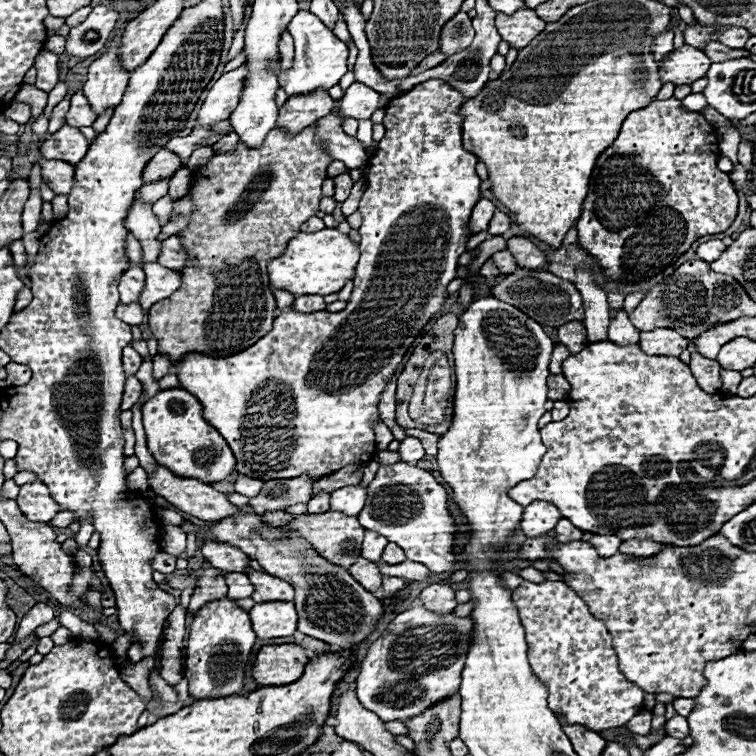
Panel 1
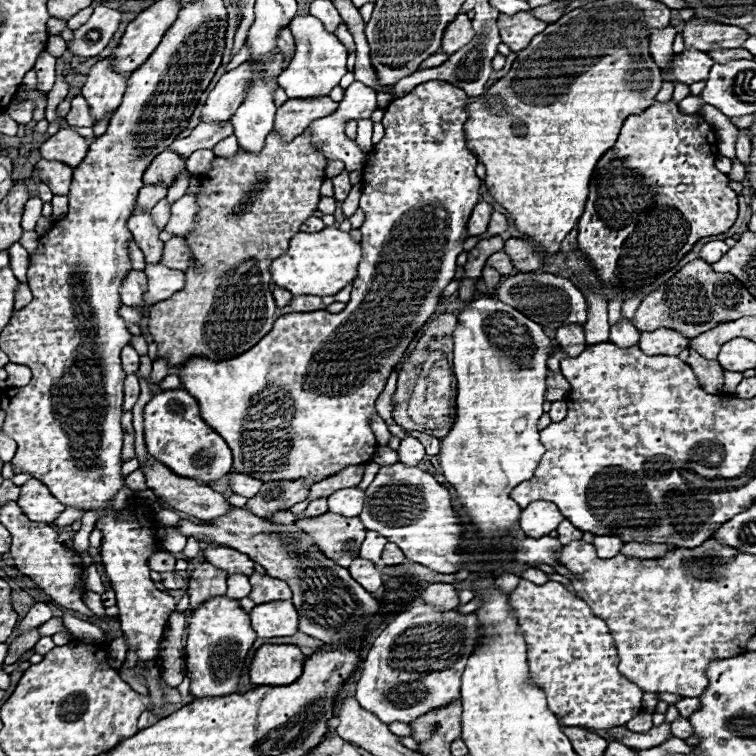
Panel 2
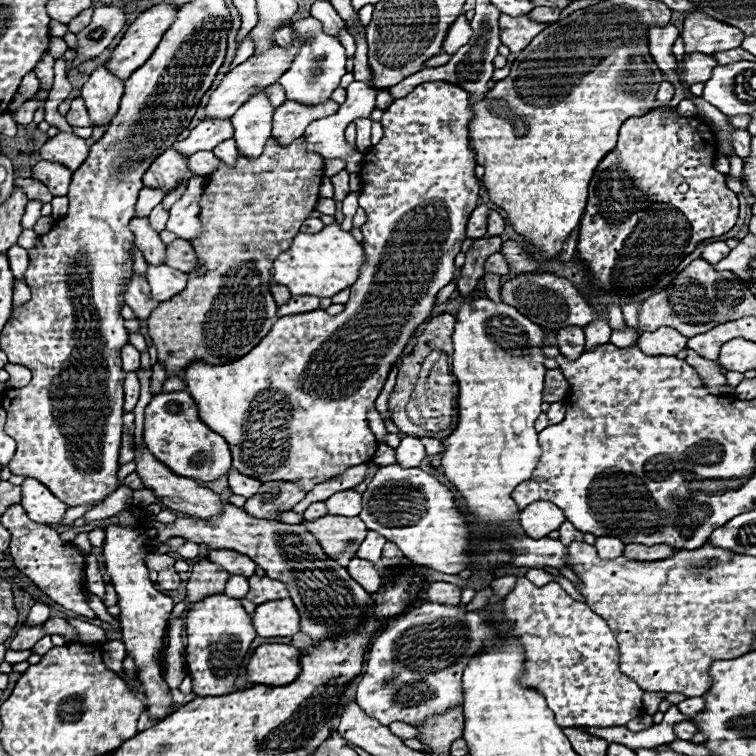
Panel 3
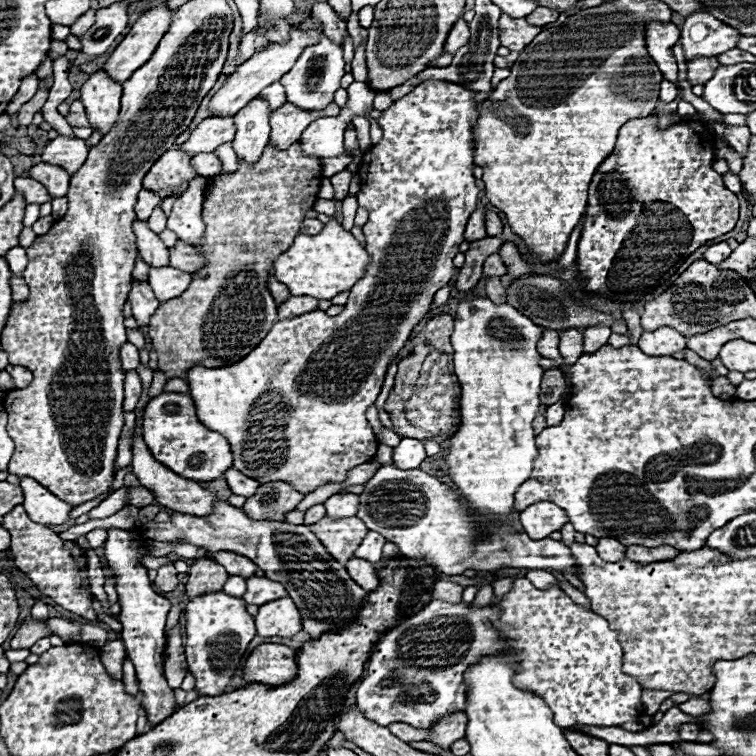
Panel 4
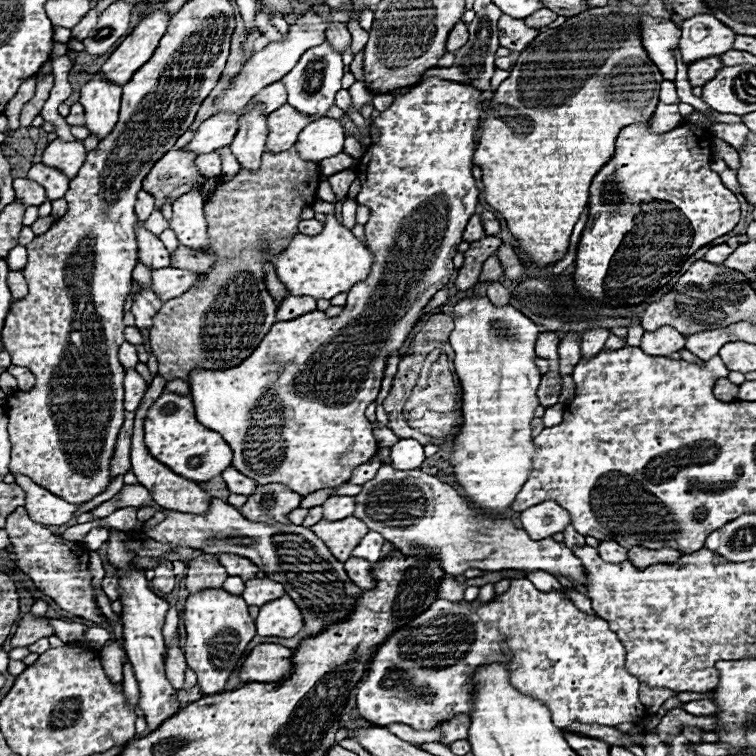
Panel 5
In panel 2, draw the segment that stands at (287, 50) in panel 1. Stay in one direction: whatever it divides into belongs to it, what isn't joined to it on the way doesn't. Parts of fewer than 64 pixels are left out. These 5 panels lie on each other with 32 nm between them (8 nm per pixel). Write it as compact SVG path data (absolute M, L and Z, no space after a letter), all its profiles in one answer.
M282 28L282 32L278 32L278 48L282 48L286 54L292 52L292 48L294 48L294 36L290 34L288 28Z

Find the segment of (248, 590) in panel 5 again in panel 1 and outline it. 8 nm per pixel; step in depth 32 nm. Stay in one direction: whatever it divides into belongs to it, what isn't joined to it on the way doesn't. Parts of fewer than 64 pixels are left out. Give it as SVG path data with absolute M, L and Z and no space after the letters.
M252 568L248 572L248 578L254 584L254 594L250 598L256 604L276 602L276 600L284 600L284 602L294 600L294 590L284 580L278 580L274 576L268 576L268 574L262 574L262 572L256 572Z

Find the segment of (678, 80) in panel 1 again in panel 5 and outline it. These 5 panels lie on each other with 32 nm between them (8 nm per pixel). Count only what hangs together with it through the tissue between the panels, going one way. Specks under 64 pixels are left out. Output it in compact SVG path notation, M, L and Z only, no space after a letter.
M712 56L712 58L702 58L702 60L696 60L694 64L688 66L688 80L692 86L702 86L706 82L710 82L718 70L722 70L722 60L720 56Z

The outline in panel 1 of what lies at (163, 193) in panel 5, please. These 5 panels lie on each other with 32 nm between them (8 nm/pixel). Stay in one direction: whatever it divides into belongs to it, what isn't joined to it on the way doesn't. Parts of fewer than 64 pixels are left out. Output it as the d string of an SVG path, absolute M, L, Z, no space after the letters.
M162 150L150 160L150 164L146 166L142 176L144 176L146 184L158 182L158 180L170 180L180 168L182 168L182 160L174 152Z

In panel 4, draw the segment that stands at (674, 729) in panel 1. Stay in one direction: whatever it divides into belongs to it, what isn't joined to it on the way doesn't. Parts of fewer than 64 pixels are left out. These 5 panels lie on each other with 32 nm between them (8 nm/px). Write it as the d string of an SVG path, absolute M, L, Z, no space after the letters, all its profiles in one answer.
M682 724L682 726L680 726L680 738L684 738L686 742L696 742L700 730L702 730L702 728L698 728L696 724Z

